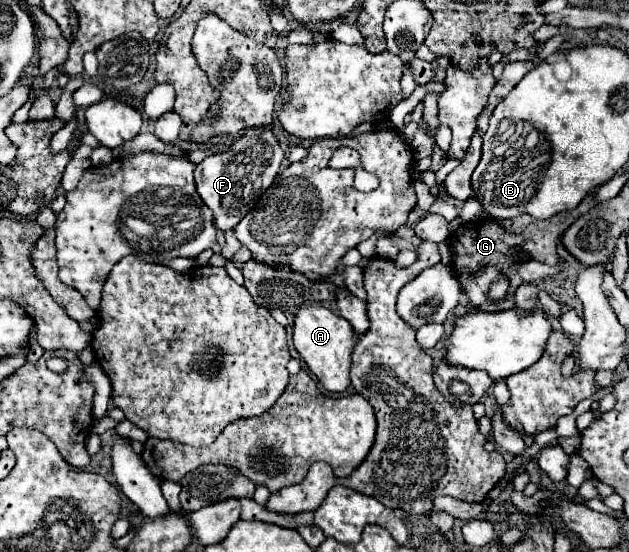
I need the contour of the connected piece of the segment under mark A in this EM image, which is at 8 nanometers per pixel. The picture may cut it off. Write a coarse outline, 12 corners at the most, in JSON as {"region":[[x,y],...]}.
{"region":[[300,307],[292,339],[326,391],[342,393],[356,337],[342,315]]}

